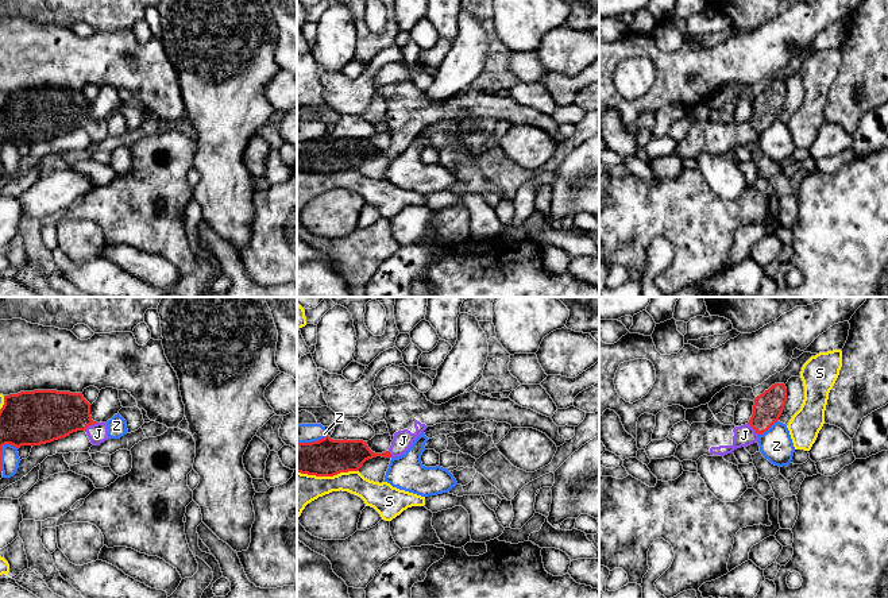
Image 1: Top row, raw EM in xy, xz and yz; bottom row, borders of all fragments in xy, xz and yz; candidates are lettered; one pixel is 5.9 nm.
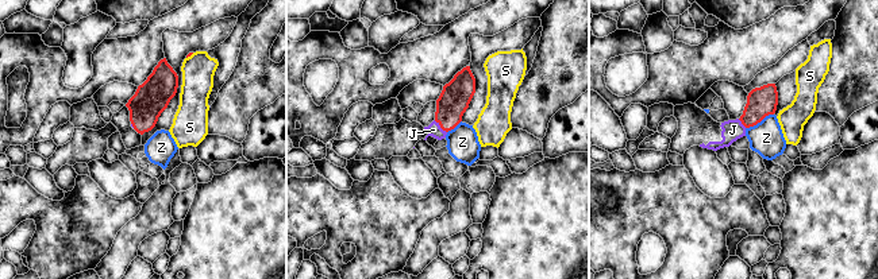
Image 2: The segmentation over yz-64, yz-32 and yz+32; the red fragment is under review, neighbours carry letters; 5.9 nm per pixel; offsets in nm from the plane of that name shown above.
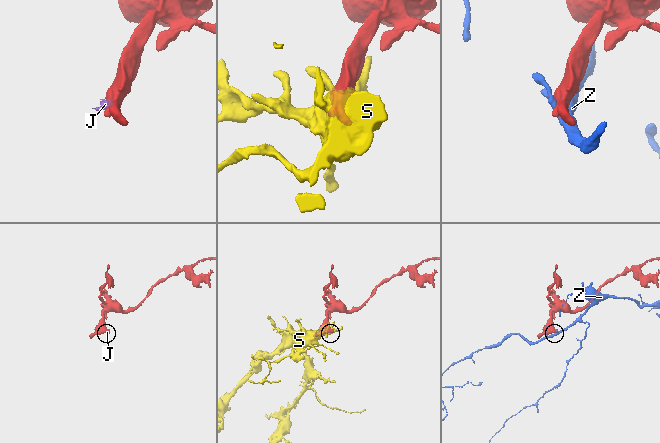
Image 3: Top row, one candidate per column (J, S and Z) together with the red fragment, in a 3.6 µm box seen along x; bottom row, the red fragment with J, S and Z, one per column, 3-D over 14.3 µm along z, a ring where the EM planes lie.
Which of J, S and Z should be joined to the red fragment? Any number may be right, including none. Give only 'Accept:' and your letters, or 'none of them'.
Accept: J

